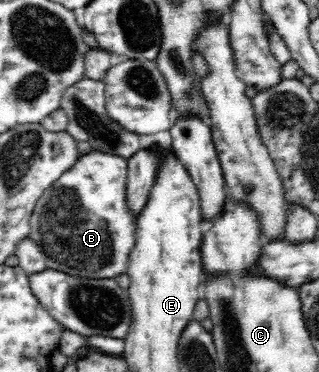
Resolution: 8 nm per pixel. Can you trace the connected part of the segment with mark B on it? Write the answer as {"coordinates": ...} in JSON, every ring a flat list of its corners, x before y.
{"coordinates":[[93,150,89,154,81,154,76,165,62,173,62,177,42,193,30,217,30,239,46,255,49,269,86,279,114,279,124,275,130,267,130,253,137,241,139,215,128,206,127,159]]}

